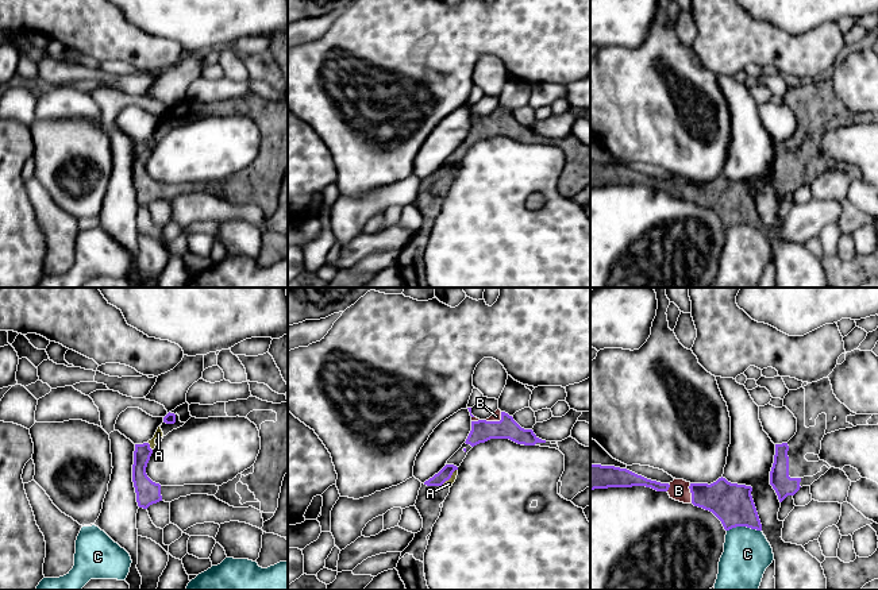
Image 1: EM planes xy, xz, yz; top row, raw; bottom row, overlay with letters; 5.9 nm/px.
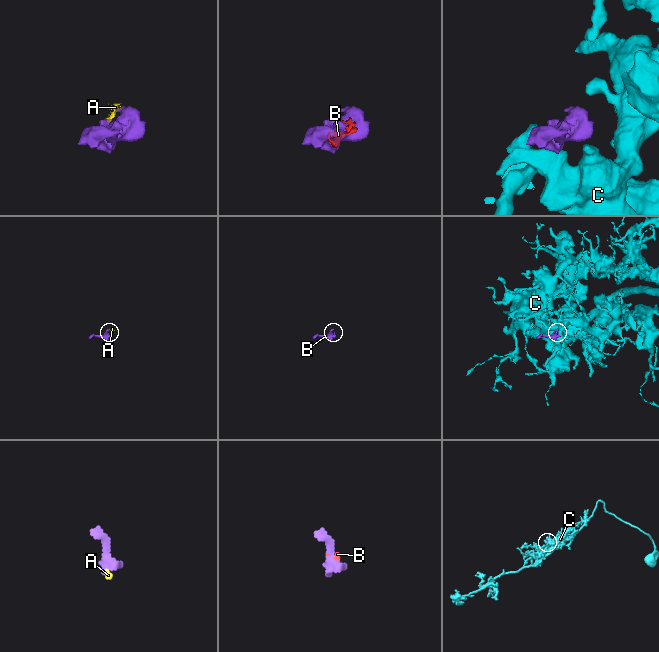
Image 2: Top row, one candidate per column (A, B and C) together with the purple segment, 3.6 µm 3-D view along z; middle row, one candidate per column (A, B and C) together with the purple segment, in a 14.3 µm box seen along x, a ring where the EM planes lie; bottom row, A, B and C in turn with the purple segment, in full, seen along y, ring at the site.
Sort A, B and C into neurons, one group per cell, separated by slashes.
A B / C

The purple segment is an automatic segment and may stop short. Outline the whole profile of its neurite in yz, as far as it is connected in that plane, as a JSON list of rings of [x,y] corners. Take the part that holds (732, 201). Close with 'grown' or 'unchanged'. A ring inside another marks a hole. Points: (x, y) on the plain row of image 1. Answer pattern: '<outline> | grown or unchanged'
[[[590,162],[590,188],[632,184],[646,184],[656,189],[667,189],[670,196],[675,198],[693,201],[709,208],[721,219],[725,228],[736,224],[762,228],[751,193],[751,184],[731,181],[723,174],[711,182],[690,181],[675,176],[670,181],[661,181],[627,166]]] | grown

